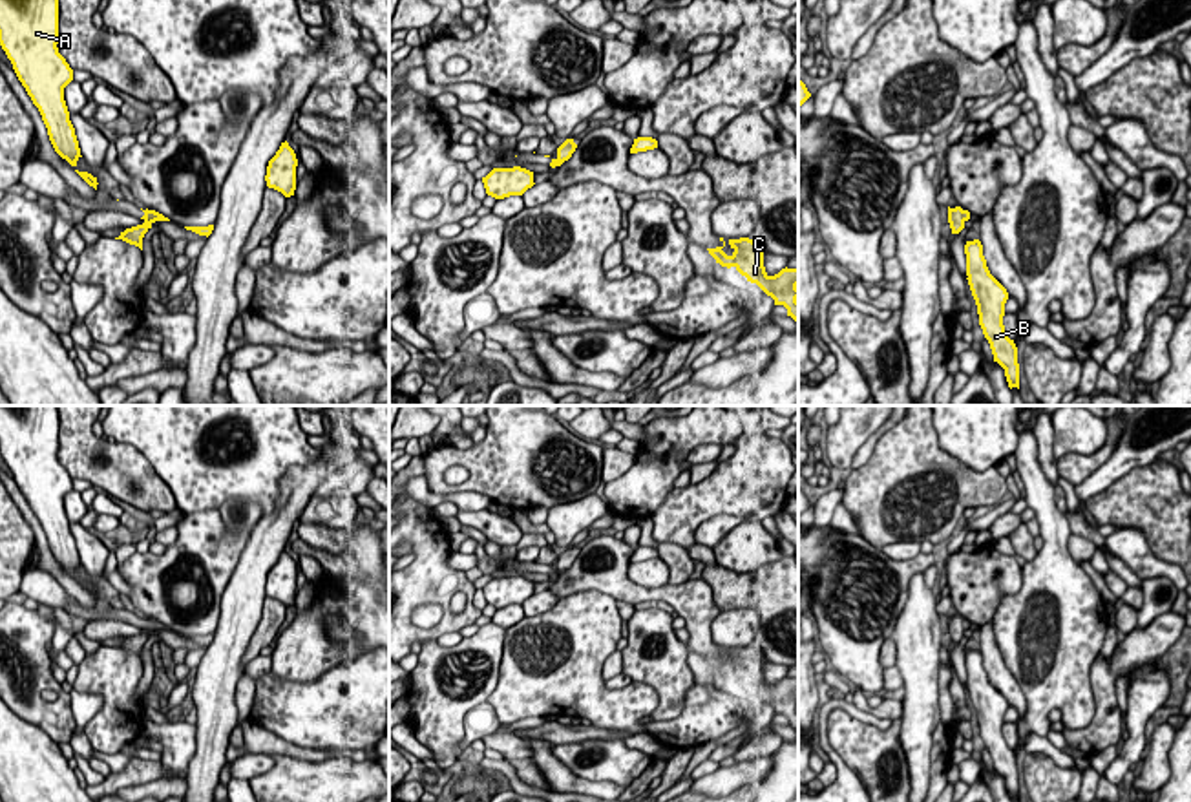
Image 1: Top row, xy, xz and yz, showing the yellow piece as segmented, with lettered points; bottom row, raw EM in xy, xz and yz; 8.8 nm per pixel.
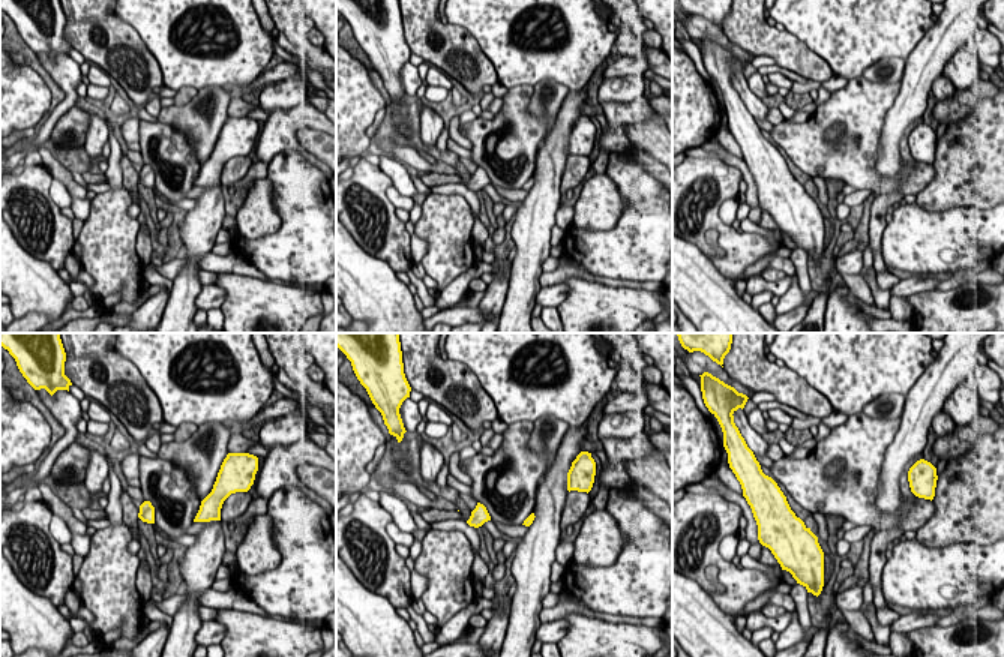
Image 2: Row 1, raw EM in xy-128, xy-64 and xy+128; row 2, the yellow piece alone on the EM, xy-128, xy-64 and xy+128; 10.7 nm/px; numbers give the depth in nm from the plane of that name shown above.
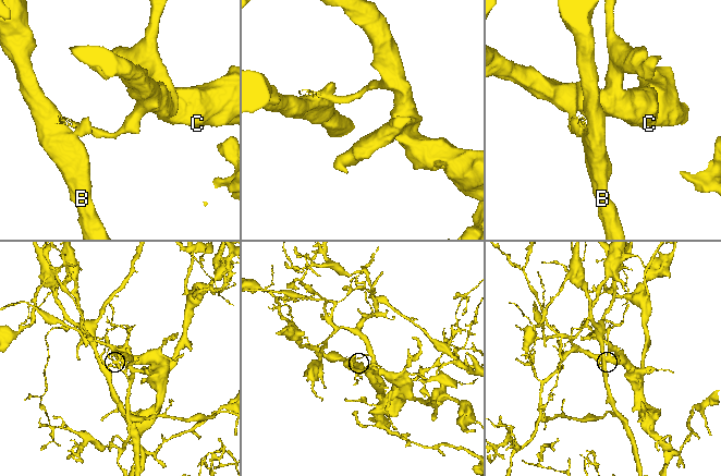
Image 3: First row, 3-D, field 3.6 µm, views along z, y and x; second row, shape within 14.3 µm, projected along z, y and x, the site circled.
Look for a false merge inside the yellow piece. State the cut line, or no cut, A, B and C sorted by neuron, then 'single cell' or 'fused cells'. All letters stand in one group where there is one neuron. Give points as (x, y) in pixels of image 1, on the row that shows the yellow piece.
cut xy (145, 218), (156, 220); groups A B / C; fused cells

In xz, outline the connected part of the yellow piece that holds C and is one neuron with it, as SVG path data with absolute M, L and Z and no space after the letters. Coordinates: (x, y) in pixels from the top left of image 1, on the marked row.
M749 237L729 239L716 248L707 248L709 254L722 267L734 267L747 281L756 283L767 296L775 300L775 305L784 305L787 316L798 322L798 269L782 269L778 274L769 276L764 267L762 245Z

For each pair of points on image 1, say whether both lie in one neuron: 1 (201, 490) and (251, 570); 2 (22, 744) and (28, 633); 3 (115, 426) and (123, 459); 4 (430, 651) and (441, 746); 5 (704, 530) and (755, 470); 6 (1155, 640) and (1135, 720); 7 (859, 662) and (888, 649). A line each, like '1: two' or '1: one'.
1: two
2: two
3: two
4: one
5: two
6: two
7: two

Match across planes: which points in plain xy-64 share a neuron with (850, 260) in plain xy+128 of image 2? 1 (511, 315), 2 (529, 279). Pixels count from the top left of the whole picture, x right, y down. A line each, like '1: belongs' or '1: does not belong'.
1: does not belong
2: does not belong

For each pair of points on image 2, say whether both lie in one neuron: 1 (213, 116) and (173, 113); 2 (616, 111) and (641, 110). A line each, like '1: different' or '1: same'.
1: same
2: same

